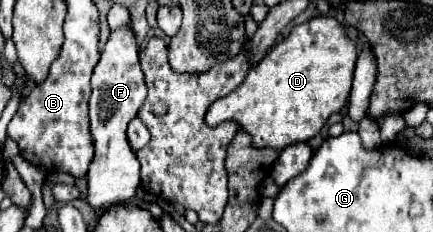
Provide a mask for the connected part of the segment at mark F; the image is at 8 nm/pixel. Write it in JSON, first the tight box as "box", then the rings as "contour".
{"box":[86,31,148,209],"contour":[[[112,31],[92,75],[90,135],[94,139],[94,161],[90,163],[86,193],[86,203],[92,209],[106,209],[136,199],[136,191],[140,185],[140,163],[126,139],[126,127],[138,115],[146,93],[148,87],[138,63],[138,43],[134,31]]]}

